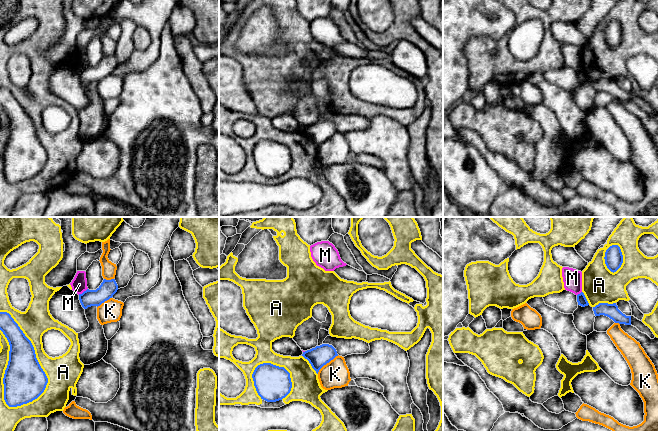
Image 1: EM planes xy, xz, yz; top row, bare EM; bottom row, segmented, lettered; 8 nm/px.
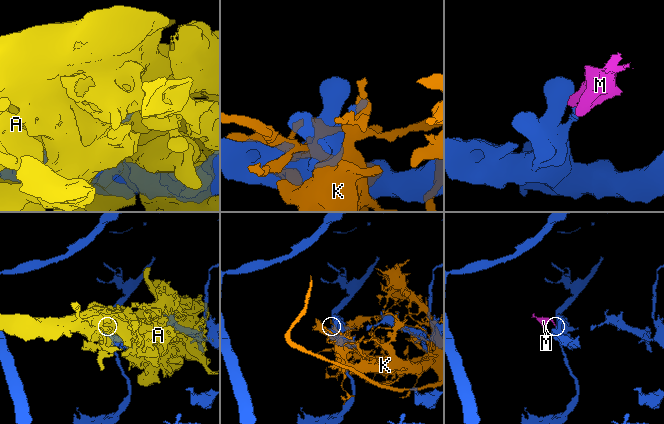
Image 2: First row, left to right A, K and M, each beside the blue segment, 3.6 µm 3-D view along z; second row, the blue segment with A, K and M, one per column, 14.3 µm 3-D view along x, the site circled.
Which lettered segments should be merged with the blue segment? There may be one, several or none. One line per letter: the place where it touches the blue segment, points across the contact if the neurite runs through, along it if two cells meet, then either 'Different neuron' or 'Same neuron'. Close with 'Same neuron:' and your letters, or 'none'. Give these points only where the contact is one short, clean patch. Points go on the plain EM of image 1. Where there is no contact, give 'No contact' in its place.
A: Touches blue at xy (38, 138). Different neuron
K: Touches blue at xz (327, 138). Different neuron
M: Touches blue at xy (83, 68). Boundary: xy (87, 64), (78, 70). Different neuron
Same neuron: none

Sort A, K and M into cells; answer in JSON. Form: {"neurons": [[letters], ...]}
{"neurons": [["A"], ["K"], ["M"]]}

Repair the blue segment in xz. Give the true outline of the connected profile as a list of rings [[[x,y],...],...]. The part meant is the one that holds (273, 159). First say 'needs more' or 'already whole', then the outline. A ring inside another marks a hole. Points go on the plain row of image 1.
already whole; [[[271,139],[258,141],[252,154],[258,171],[267,178],[282,176],[292,164],[290,149],[284,143]]]

